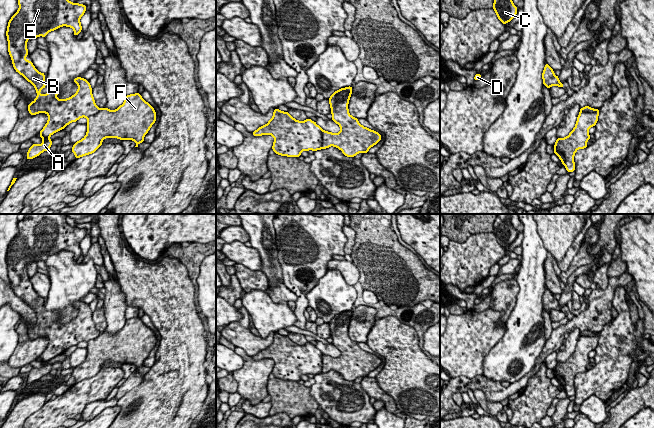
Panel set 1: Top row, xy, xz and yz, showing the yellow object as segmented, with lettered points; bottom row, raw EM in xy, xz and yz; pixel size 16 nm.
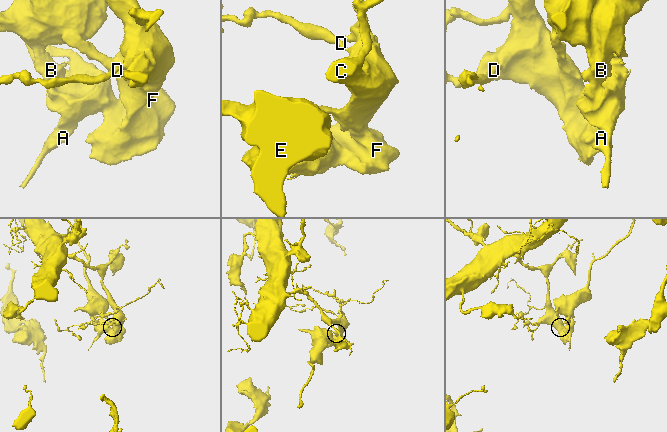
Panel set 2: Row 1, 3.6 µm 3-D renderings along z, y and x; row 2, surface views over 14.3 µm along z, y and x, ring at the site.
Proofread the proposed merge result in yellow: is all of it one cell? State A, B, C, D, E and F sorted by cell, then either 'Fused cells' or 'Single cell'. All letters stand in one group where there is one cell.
Groups: A B E / C D F. Fused cells

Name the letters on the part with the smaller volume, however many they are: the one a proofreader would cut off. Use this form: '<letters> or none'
A, B, E

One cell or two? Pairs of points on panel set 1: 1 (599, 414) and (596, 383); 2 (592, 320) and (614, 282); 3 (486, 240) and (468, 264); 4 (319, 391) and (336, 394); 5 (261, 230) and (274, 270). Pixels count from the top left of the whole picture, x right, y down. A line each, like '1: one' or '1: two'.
1: two
2: one
3: one
4: one
5: one

